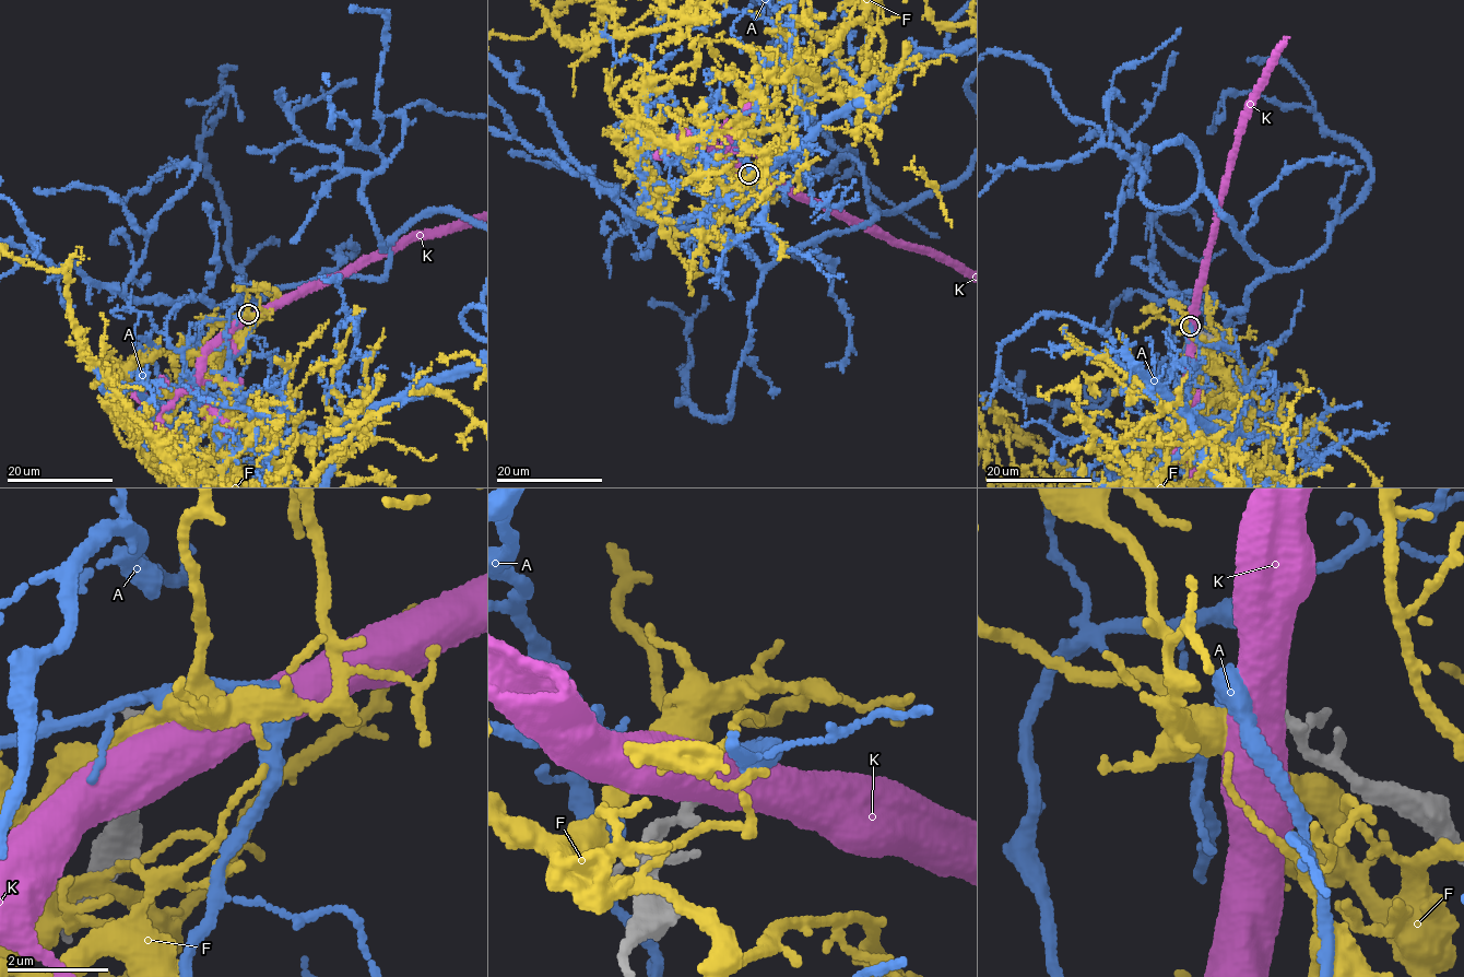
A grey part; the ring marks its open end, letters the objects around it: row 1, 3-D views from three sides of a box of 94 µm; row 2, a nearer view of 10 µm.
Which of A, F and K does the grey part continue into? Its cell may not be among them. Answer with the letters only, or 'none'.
none

